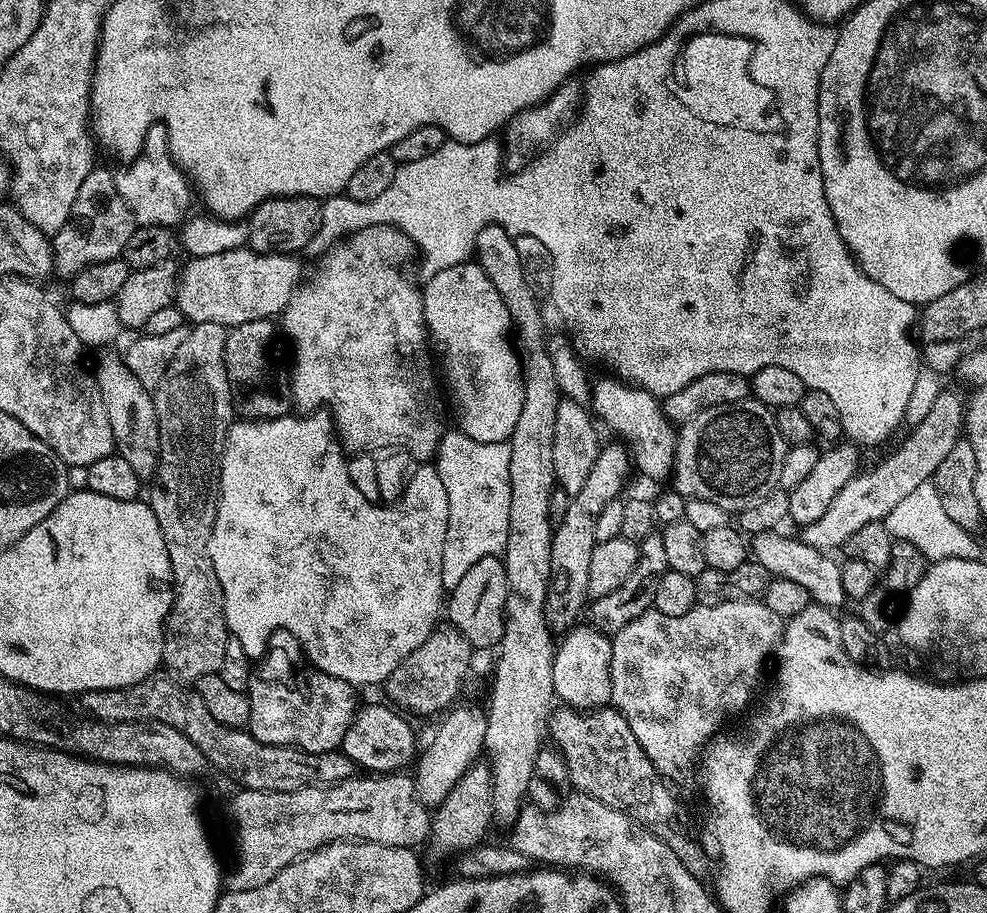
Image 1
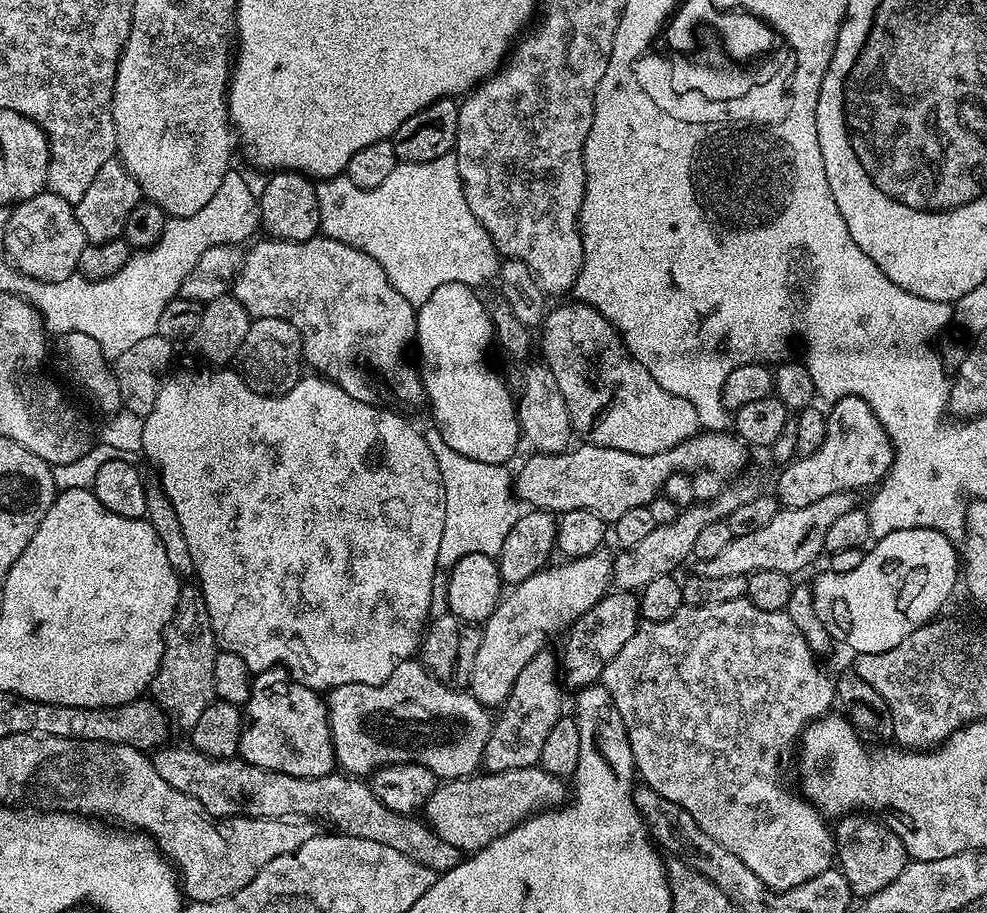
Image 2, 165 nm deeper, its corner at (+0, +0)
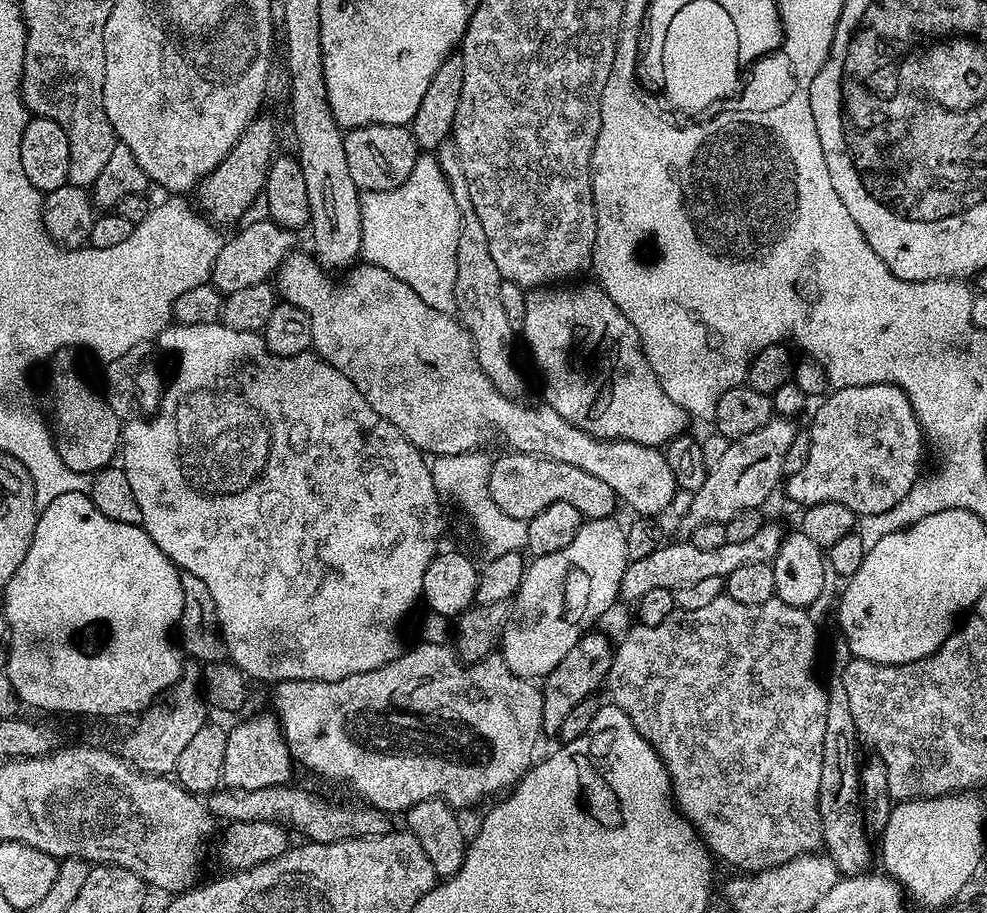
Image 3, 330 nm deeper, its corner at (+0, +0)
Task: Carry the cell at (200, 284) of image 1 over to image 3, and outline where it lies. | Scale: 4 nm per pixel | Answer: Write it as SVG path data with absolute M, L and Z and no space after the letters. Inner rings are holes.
M293 250L275 273L274 287L283 303L298 306L298 310L307 314L312 335L311 351L334 366L334 370L346 374L346 378L358 386L358 394L362 394L362 398L366 398L382 418L398 426L414 447L433 457L475 452L483 445L480 443L484 440L484 428L489 428L508 440L509 449L566 462L602 478L623 503L625 500L636 511L637 517L656 518L659 512L671 506L672 499L678 496L678 489L668 457L660 448L642 446L629 440L599 440L597 436L586 434L566 422L566 418L552 408L523 408L513 397L500 393L494 382L486 378L476 357L472 335L455 315L426 306L426 302L422 302L406 282L394 278L394 274L390 274L390 270L382 270L382 266L360 262L348 269L344 284L336 288L335 282L327 276L328 272L311 251Z

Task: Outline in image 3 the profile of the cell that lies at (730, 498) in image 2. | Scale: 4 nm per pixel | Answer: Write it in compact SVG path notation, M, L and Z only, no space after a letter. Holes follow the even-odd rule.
M774 418L762 426L762 430L754 430L754 434L746 434L746 438L731 441L726 454L708 469L706 482L691 493L688 513L680 520L680 528L684 534L691 534L695 528L706 522L724 524L734 514L751 508L763 509L764 503L772 496L776 487L781 487L784 476L784 455L790 450L790 442L794 442L798 428L788 418Z

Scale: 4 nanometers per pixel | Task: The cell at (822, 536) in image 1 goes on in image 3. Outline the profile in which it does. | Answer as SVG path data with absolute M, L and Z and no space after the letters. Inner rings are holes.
M765 522L762 530L754 534L754 538L746 542L728 542L718 546L718 550L698 550L698 546L690 542L661 543L660 547L654 550L654 554L646 554L646 558L638 558L629 563L628 568L622 574L619 599L624 602L635 602L642 598L642 594L655 588L674 589L706 578L718 578L719 576L727 578L730 574L734 574L734 570L747 566L749 562L771 562L778 554L778 550L784 547L785 535L785 529L780 529L772 522Z

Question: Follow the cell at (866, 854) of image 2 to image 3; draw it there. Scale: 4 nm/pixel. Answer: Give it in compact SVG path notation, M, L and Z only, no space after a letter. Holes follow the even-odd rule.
M835 635L828 640L832 647L832 672L836 676L826 680L826 738L822 742L822 786L818 790L818 810L824 835L823 847L836 863L837 873L858 876L871 869L868 867L872 864L872 844L868 841L870 828L861 808L860 768L858 760L856 762L856 748L852 745L858 740L858 733L843 678L846 666L854 657L844 635Z

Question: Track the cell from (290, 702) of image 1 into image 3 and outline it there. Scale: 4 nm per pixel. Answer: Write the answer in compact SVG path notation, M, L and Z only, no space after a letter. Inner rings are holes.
M275 715L252 716L241 724L231 725L226 738L226 762L222 762L223 783L238 790L262 790L288 784L294 757Z

